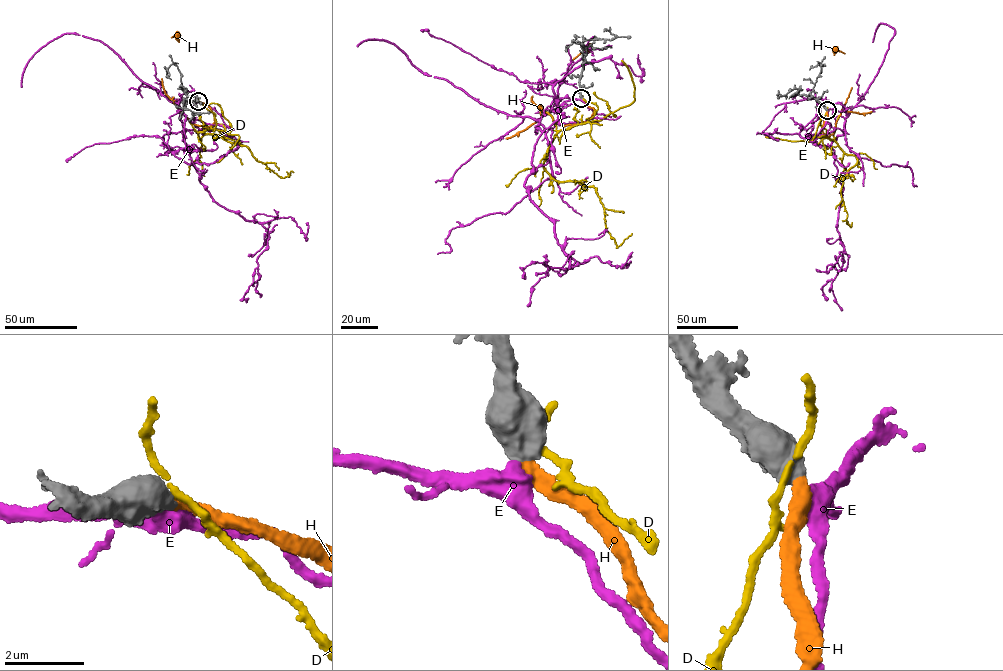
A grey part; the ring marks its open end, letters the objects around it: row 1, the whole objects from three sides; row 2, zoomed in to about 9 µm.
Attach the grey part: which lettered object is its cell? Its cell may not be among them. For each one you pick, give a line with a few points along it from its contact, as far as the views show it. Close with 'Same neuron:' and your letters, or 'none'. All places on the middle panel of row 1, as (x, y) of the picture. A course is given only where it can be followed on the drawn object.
H: Its course: (581, 98), (593, 113), (585, 121), (572, 125), (554, 123), (532, 100), (587, 48)
Same neuron: H

